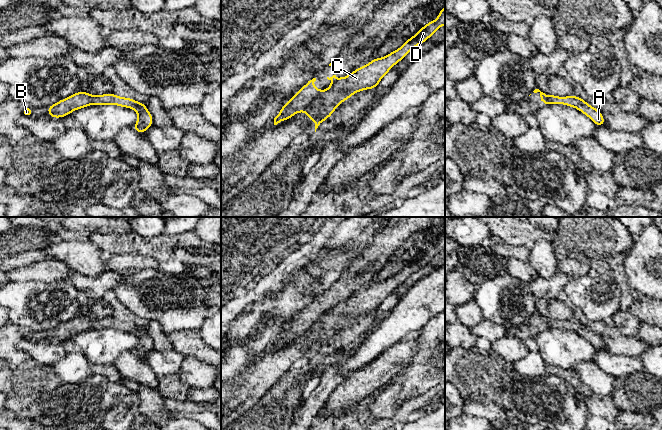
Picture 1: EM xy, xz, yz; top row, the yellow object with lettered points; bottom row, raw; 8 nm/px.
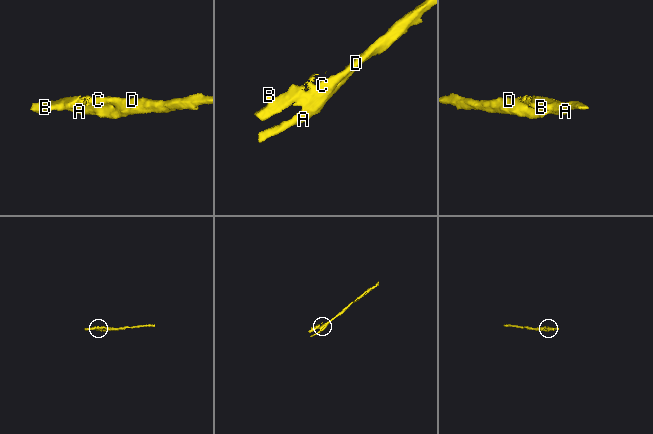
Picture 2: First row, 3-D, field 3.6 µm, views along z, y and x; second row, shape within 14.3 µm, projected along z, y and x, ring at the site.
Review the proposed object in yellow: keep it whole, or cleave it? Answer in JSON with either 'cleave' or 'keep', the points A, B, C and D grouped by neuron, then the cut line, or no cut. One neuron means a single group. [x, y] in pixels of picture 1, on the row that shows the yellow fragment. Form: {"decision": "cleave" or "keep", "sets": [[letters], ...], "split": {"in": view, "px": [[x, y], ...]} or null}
{"decision": "cleave", "sets": [["A", "C", "D"], ["B"]], "split": {"in": "xz", "px": [[322, 91], [304, 110]]}}

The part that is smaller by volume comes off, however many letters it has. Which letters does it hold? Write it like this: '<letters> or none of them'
B

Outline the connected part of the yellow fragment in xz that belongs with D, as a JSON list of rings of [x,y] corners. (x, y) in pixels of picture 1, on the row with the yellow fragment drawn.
[[[445,6],[439,11],[436,20],[425,24],[414,36],[407,39],[400,48],[382,58],[372,59],[367,65],[357,68],[355,71],[343,78],[337,79],[337,81],[332,83],[326,90],[322,91],[319,96],[305,109],[308,119],[315,122],[315,132],[324,120],[328,120],[340,103],[344,103],[347,98],[351,98],[359,91],[372,88],[376,89],[381,79],[394,65],[398,64],[412,49],[427,41],[443,25],[445,25]]]

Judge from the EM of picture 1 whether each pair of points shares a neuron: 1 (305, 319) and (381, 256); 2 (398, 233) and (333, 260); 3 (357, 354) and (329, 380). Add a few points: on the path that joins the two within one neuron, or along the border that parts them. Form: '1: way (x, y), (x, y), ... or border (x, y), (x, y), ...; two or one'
1: way (325, 302), (353, 275), (355, 270), (361, 267); one
2: border (382, 229), (350, 263); two
3: border (324, 370), (336, 367), (341, 371), (351, 372); two

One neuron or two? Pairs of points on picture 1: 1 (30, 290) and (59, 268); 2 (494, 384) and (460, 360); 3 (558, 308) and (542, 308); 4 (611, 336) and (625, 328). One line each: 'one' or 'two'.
1: two
2: one
3: one
4: two

